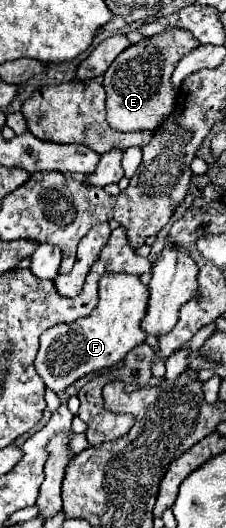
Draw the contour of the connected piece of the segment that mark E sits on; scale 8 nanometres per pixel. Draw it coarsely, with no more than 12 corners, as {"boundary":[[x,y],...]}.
{"boundary":[[182,27],[126,47],[104,75],[108,125],[154,131],[174,111]]}

